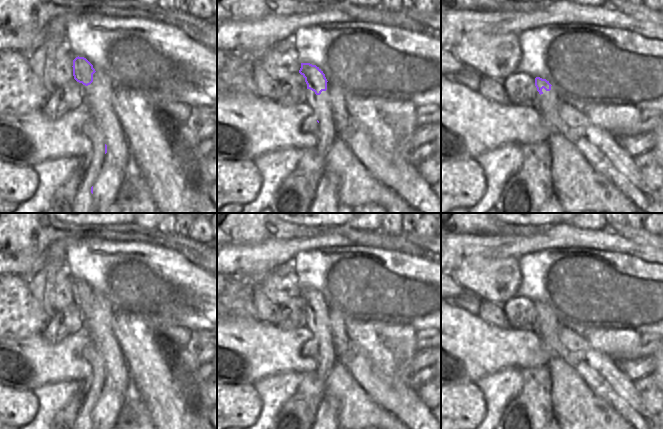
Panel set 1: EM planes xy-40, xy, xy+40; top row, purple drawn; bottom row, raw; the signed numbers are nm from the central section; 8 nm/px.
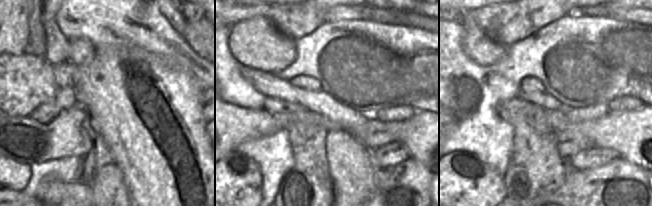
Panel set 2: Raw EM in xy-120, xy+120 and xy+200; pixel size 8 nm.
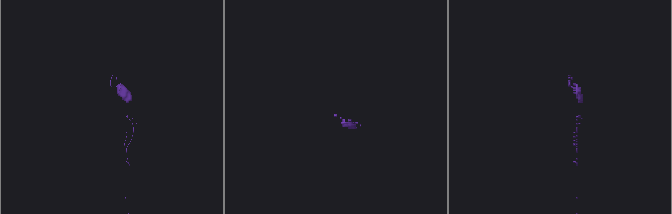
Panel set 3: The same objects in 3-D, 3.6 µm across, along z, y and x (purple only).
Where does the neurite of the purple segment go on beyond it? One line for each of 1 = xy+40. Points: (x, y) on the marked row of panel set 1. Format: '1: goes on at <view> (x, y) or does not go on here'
1: does not go on here

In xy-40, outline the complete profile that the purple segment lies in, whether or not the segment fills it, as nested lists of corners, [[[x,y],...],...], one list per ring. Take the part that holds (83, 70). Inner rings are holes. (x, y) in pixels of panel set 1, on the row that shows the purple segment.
[[[65,42],[65,50],[59,54],[57,63],[60,63],[66,57],[71,60],[74,79],[85,86],[90,85],[93,82],[93,74],[96,72],[93,65],[86,58],[74,55],[67,48],[67,43]]]

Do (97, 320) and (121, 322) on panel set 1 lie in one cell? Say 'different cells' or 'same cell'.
different cells

